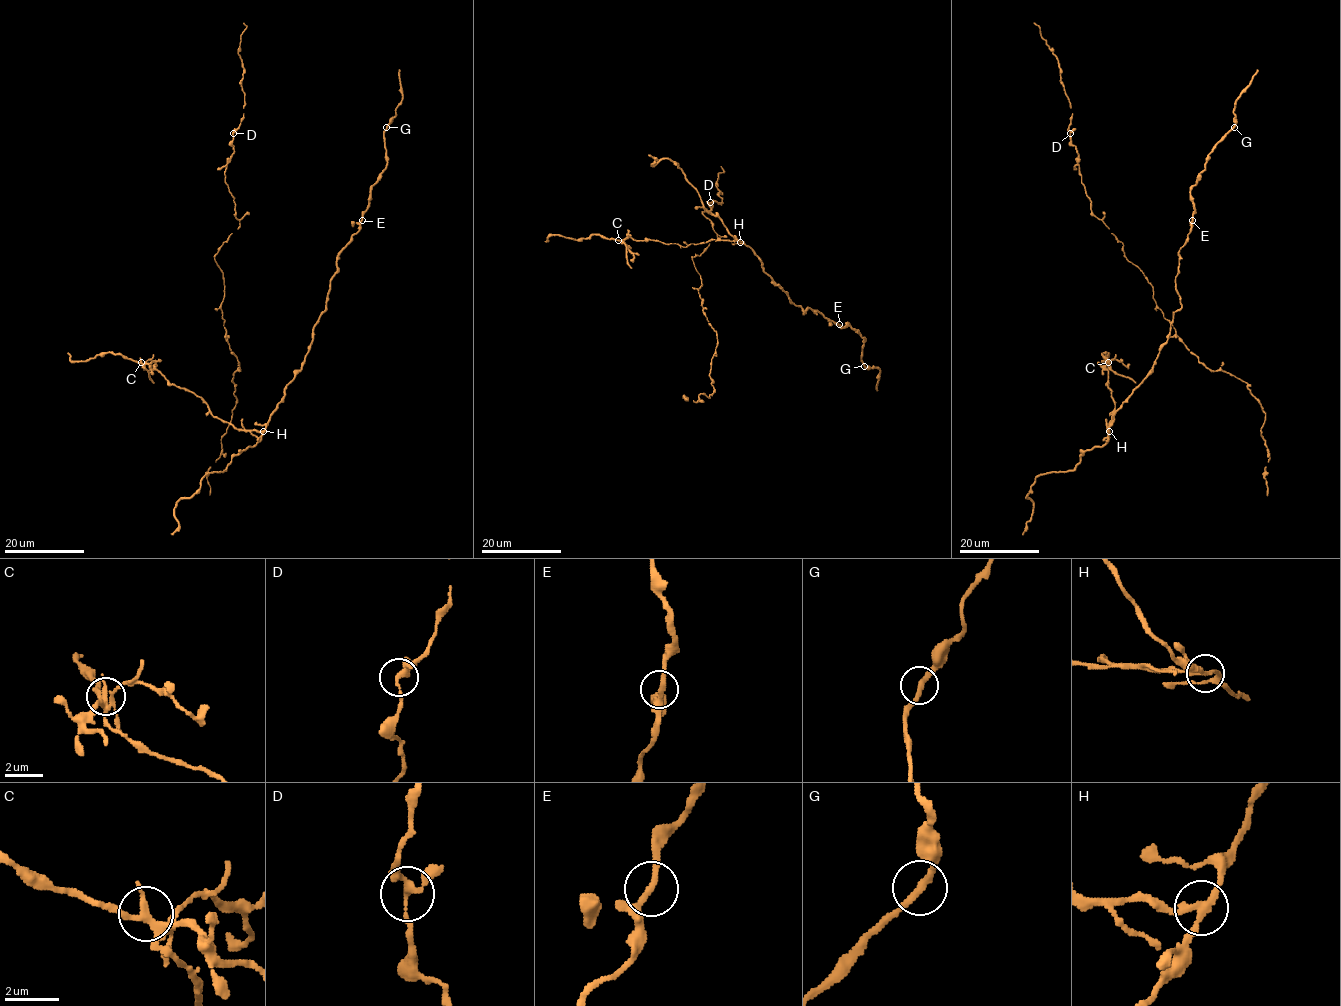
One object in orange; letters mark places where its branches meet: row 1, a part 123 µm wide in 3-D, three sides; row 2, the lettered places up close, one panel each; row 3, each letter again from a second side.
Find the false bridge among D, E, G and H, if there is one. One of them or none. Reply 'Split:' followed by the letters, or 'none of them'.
Split: H

